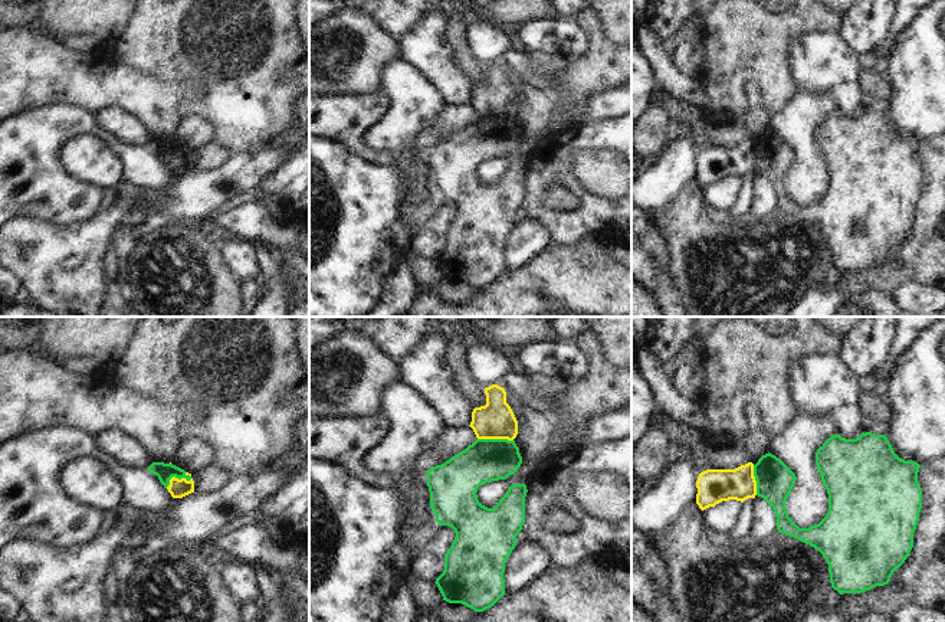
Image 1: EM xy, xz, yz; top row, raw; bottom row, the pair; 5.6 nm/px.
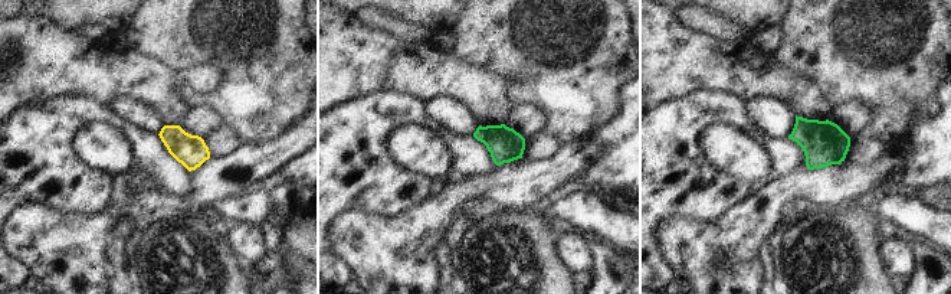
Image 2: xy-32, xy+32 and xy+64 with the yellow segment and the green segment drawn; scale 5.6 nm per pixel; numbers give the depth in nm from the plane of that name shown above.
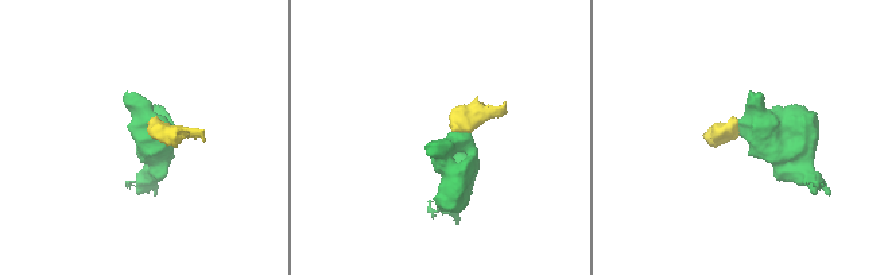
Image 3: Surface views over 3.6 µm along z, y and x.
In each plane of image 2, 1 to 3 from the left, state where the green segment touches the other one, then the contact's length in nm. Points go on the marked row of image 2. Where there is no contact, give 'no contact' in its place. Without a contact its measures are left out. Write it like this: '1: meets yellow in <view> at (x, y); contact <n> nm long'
1: no contact
2: no contact
3: no contact

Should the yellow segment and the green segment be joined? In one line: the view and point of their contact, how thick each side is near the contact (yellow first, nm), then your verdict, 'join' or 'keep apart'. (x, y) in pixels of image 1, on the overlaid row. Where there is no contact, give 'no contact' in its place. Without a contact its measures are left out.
contact xy (177, 478); calibres 110 and 100 nm; keep apart

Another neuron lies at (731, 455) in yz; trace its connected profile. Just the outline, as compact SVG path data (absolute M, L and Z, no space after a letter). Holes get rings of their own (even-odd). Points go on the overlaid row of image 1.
M744 443L706 446L706 465L709 469L735 469L748 462L755 465L761 456L754 458Z

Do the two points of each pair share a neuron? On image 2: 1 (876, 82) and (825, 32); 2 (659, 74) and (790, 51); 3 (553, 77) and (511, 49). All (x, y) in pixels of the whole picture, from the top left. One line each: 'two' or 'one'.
1: one
2: two
3: one

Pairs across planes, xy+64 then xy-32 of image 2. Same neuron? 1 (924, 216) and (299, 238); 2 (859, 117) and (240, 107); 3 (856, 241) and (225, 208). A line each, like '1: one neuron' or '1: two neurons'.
1: two neurons
2: two neurons
3: two neurons

